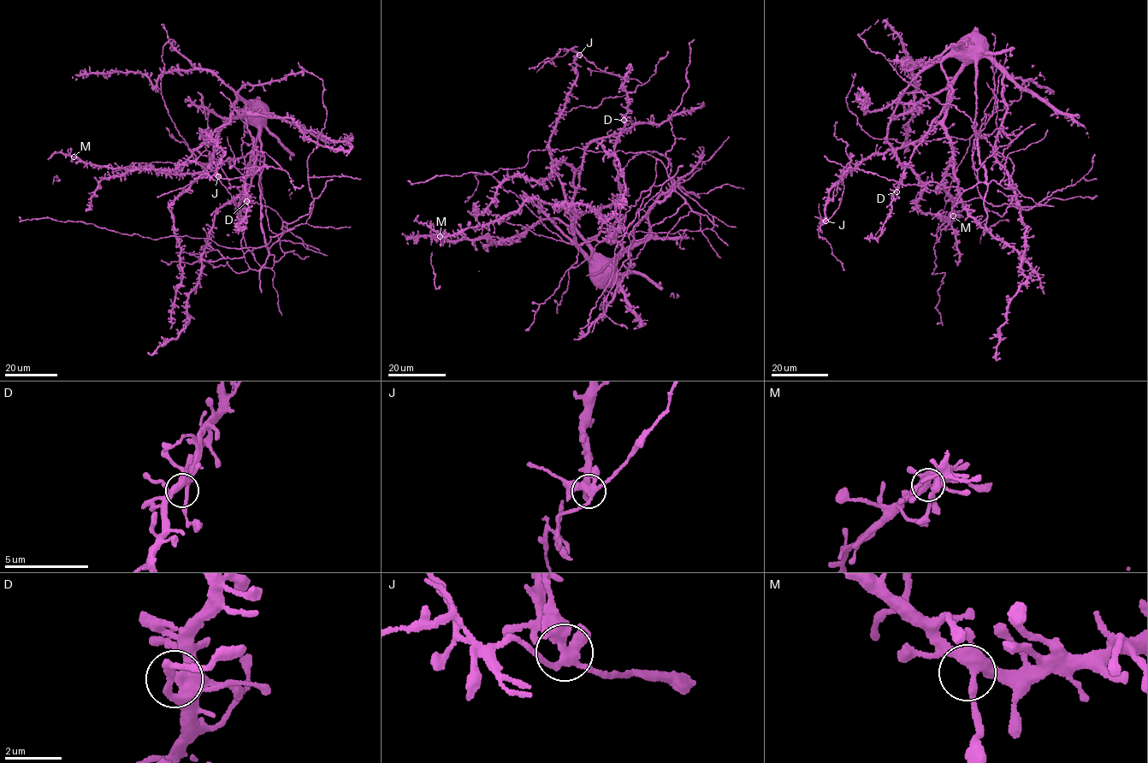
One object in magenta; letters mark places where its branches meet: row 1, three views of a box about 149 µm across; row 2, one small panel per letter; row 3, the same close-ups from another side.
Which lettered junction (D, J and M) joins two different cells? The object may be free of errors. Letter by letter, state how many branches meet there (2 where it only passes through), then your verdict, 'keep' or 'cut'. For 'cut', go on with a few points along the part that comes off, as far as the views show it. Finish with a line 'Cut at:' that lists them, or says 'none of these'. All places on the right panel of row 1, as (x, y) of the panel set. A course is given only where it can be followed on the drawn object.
D: branches 5; keep
J: branches 5; cut; course (825, 221), (839, 207), (843, 173), (853, 156), (846, 153), (847, 142), (834, 133), (837, 122)
M: branches 5; keep
Cut at: J

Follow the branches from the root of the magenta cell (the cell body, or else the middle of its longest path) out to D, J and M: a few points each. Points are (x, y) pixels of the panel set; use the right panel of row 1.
D: (961, 44), (941, 63), (948, 85), (951, 87), (949, 104), (933, 121), (913, 152), (896, 192)
J: (961, 44), (957, 50), (962, 62), (945, 118), (919, 139), (874, 153), (842, 177), (829, 192), (825, 221)
M: (961, 44), (957, 50), (961, 66), (943, 121), (952, 155), (937, 190), (943, 188), (953, 204), (953, 215)

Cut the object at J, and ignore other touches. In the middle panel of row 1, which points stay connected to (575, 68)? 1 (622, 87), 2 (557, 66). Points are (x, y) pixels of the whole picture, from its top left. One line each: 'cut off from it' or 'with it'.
1: with it
2: cut off from it

